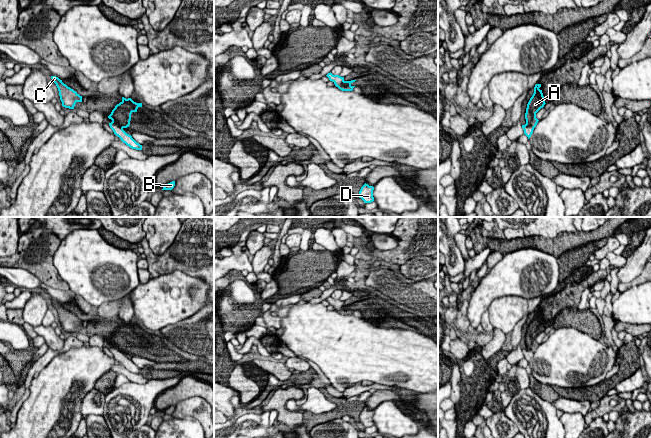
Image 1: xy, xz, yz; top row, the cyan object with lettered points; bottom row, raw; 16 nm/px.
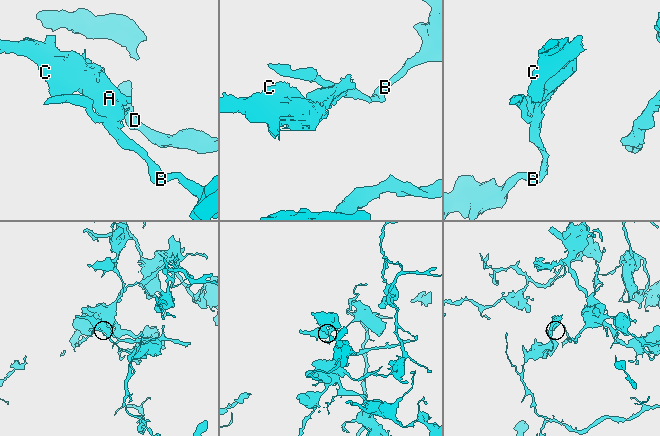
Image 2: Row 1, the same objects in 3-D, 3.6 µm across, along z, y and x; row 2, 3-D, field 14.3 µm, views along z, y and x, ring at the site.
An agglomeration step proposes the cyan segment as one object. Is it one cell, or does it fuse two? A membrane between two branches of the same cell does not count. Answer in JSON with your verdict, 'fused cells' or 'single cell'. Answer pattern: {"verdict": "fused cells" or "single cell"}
{"verdict": "fused cells"}

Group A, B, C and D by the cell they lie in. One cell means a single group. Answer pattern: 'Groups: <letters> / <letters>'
Groups: A C / B D

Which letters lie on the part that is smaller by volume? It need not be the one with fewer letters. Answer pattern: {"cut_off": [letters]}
{"cut_off": ["A", "C"]}

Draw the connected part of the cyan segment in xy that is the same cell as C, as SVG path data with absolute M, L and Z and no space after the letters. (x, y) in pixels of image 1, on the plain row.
M51 300L51 303L58 312L60 324L63 331L74 333L74 330L77 326L82 326L82 320L64 308L58 301Z

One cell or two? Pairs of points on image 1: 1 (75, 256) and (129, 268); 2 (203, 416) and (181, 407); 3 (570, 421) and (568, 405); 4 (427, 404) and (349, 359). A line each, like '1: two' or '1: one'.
1: one
2: one
3: two
4: two

